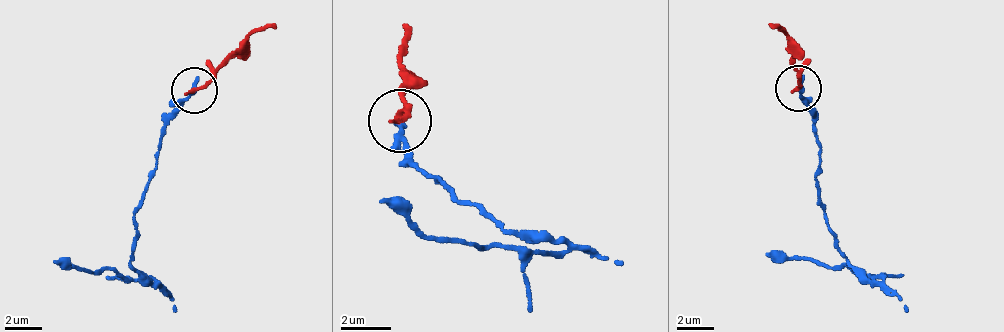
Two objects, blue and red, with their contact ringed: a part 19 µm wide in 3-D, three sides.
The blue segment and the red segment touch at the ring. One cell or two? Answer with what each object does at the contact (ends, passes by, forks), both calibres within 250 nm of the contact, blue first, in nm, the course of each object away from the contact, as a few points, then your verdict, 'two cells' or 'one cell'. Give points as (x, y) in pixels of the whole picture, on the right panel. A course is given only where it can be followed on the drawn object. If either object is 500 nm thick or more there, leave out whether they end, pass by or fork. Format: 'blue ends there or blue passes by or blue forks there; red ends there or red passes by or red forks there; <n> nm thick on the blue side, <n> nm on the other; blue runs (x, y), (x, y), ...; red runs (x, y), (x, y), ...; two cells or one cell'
blue ends there; red ends there; 280 nm thick on the blue side, 200 nm on the other; blue runs (797, 87), (814, 128), (821, 164), (822, 210), (833, 247), (857, 274), (764, 254); red runs (797, 87), (787, 33), (769, 25); two cells

